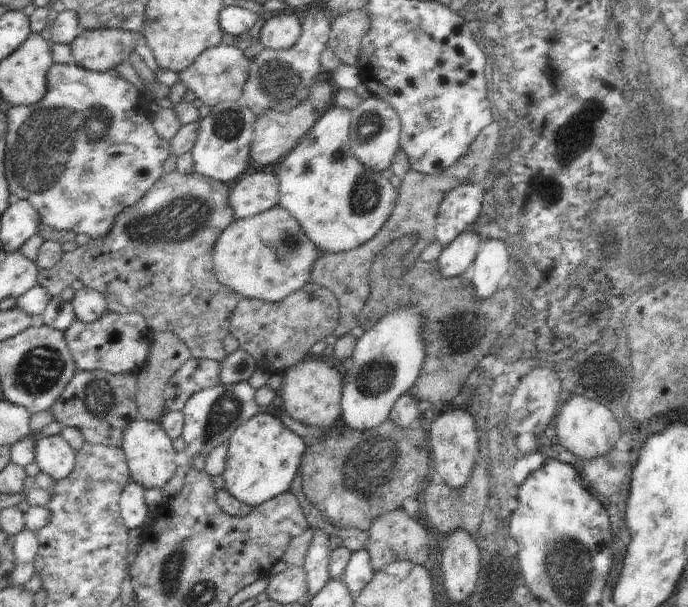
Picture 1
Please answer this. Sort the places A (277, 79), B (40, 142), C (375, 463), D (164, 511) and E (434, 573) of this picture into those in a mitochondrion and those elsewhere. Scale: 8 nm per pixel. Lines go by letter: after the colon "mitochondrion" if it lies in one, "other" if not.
A: mitochondrion
B: mitochondrion
C: mitochondrion
D: other
E: other

